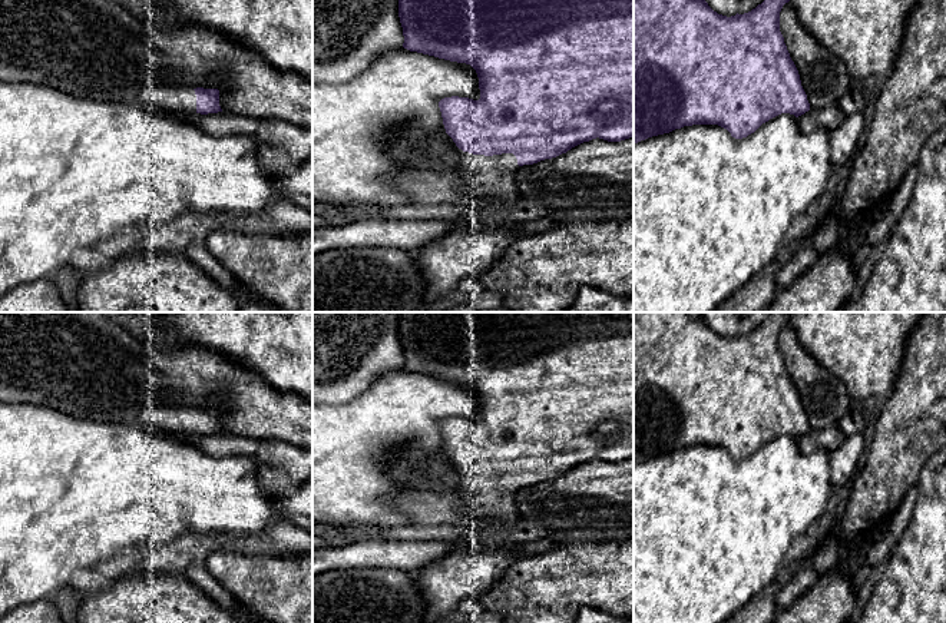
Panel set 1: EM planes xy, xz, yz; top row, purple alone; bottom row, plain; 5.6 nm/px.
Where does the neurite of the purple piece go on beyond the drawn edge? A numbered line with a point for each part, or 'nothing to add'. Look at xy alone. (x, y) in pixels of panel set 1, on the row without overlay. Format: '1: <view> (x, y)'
1: xy (171, 420)

